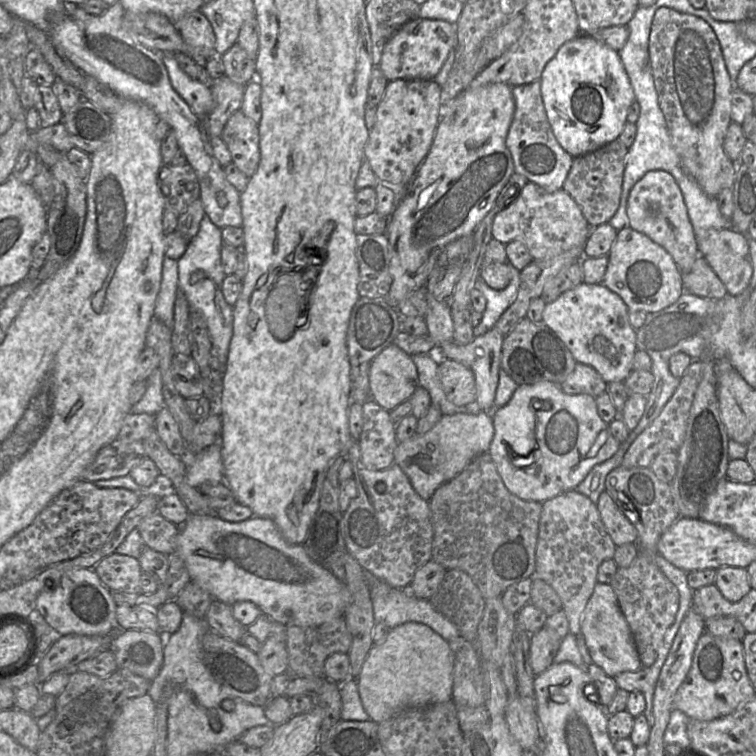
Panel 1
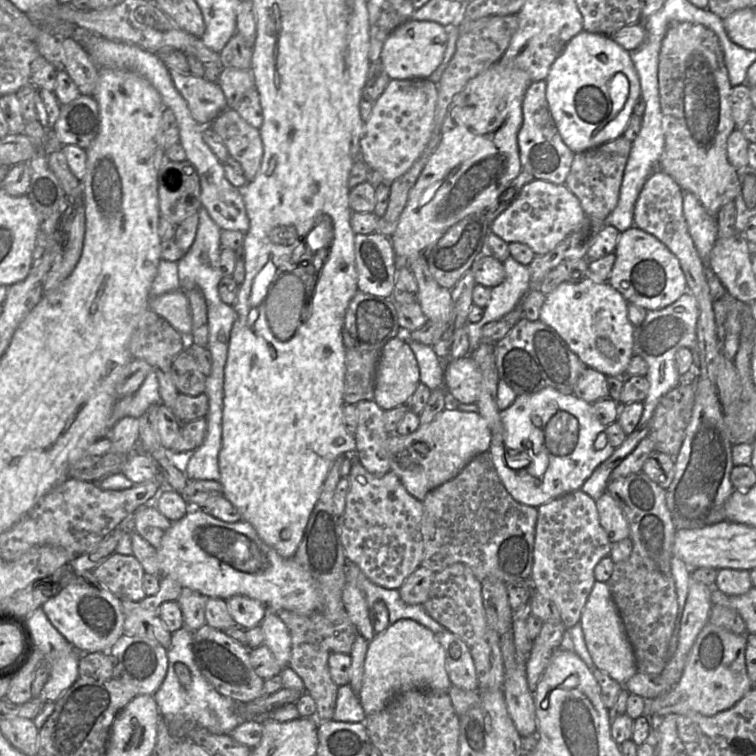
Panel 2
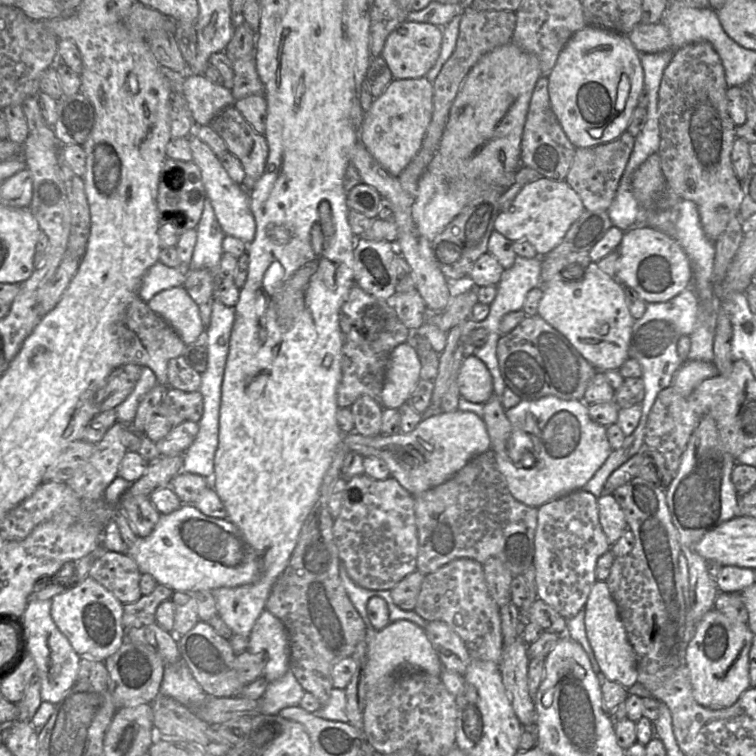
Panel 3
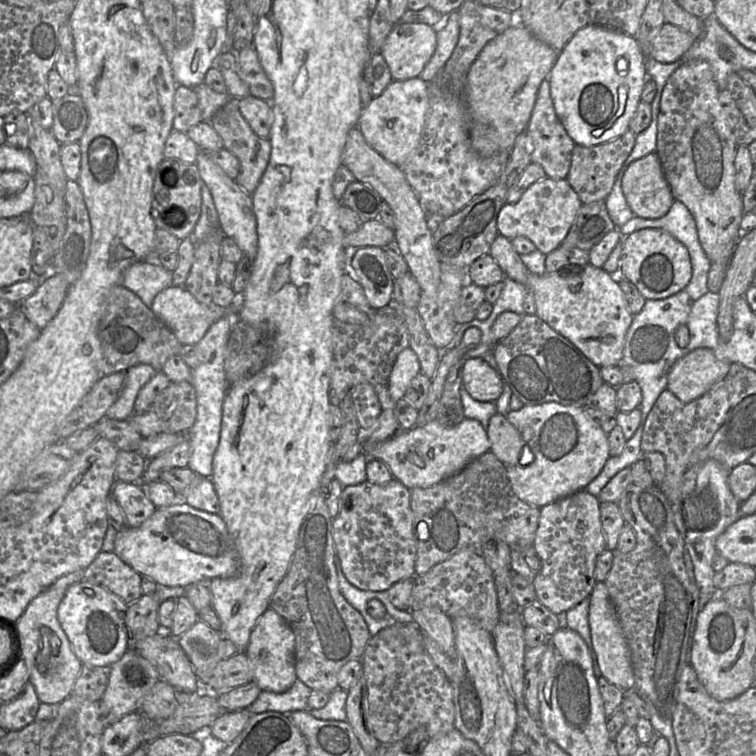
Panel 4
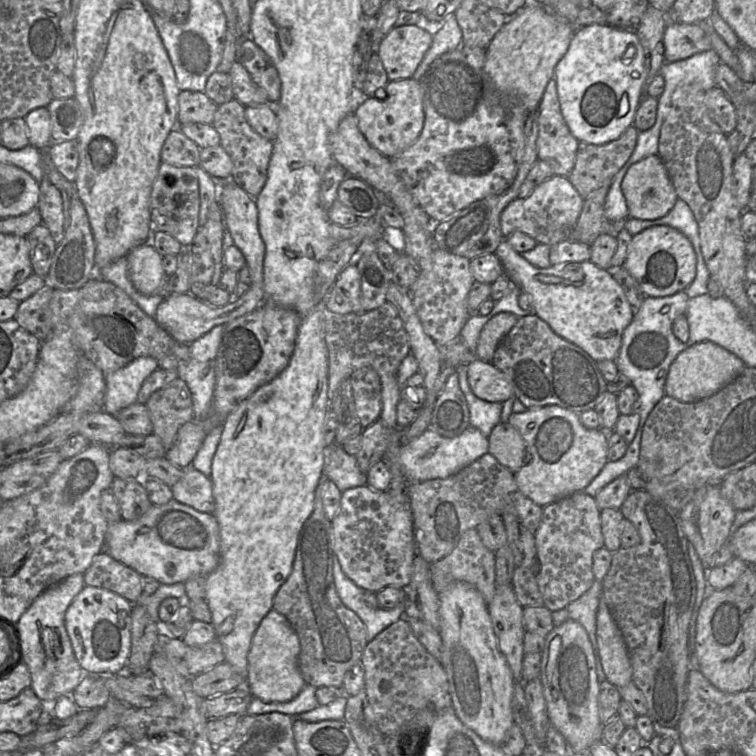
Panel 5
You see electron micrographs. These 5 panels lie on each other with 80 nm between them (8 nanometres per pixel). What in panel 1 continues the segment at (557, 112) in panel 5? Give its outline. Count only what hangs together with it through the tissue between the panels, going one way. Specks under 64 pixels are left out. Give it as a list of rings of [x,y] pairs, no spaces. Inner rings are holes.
[[[539,80],[512,87],[515,111],[506,137],[506,146],[514,162],[515,173],[525,176],[547,192],[561,190],[573,159],[557,141],[547,117]]]

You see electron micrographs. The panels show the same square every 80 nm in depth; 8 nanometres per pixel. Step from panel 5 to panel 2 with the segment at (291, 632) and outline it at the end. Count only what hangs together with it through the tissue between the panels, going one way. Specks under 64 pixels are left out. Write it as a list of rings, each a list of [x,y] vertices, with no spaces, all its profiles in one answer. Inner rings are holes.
[[[267,612],[260,627],[264,635],[263,644],[266,645],[280,666],[287,667],[291,656],[291,636],[286,625],[277,613]]]

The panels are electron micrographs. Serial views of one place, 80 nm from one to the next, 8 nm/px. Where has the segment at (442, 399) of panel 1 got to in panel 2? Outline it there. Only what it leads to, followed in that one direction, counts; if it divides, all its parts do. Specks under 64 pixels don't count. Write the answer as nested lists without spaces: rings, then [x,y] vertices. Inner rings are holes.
[[[408,341],[418,363],[420,383],[431,391],[444,386],[444,361],[436,355],[433,347]]]

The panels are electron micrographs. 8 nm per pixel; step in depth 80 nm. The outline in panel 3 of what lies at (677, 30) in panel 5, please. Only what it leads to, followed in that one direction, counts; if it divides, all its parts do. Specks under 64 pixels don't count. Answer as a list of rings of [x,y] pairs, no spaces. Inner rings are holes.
[[[662,22],[638,23],[627,37],[640,53],[657,53],[671,47],[669,30]]]

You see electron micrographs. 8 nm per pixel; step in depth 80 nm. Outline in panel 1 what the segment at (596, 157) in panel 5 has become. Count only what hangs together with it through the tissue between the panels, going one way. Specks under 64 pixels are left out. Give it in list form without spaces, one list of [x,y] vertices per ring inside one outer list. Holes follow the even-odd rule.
[[[616,139],[573,159],[562,189],[579,205],[591,228],[608,223],[619,208],[628,150]]]

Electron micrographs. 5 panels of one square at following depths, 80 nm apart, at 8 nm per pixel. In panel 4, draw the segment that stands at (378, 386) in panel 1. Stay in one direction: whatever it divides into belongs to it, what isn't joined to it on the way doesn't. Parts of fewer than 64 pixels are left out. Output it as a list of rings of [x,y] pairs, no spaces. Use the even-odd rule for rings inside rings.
[[[407,347],[397,356],[393,365],[388,389],[393,401],[397,402],[404,397],[404,394],[412,379],[421,373],[420,363],[415,352]]]

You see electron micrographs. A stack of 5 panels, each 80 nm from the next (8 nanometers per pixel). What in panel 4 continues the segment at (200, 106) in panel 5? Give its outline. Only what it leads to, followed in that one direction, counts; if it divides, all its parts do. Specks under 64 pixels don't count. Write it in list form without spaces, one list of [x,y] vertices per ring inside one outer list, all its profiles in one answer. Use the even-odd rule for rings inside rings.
[[[177,85],[174,96],[173,129],[186,133],[202,121],[195,91],[192,88]]]

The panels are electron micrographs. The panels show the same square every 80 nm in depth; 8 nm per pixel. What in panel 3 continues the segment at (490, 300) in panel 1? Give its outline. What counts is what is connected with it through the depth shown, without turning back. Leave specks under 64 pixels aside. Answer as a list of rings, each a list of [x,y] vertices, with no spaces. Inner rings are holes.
[[[517,255],[513,266],[509,269],[505,269],[501,276],[501,280],[497,285],[496,297],[490,304],[488,316],[482,321],[475,321],[469,318],[462,322],[461,343],[463,343],[464,346],[465,357],[474,355],[486,365],[493,378],[493,395],[499,400],[501,400],[503,392],[506,389],[506,384],[501,376],[496,355],[497,343],[502,335],[499,329],[500,322],[505,314],[523,309],[528,292],[541,285],[542,258],[543,257],[540,256],[525,258]],[[478,328],[485,328],[488,331],[486,343],[482,347],[475,347],[470,344],[470,338],[468,336],[472,330]]]

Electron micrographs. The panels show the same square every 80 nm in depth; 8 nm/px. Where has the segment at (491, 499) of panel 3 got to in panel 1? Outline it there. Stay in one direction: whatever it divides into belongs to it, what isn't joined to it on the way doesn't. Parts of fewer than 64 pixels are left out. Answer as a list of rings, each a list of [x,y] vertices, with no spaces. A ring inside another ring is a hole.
[[[489,452],[474,457],[462,472],[438,487],[428,503],[433,527],[431,560],[447,570],[466,572],[484,599],[501,597],[511,585],[534,576],[543,502],[522,500],[512,494],[498,474]]]

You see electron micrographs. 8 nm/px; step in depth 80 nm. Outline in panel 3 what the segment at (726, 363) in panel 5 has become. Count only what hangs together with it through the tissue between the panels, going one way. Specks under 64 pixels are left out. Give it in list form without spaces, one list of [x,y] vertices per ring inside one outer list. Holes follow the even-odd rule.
[[[686,360],[675,373],[672,386],[683,396],[690,395],[704,380],[719,375],[713,362]]]

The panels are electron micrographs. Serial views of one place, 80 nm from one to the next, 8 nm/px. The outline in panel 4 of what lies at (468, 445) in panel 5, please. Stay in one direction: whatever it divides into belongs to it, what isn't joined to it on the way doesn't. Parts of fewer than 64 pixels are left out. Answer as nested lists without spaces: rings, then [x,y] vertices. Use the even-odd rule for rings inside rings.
[[[469,418],[451,428],[444,427],[435,419],[383,442],[364,442],[363,439],[361,442],[362,454],[383,461],[394,479],[410,490],[438,484],[459,473],[470,461],[490,450],[486,429],[479,421]]]

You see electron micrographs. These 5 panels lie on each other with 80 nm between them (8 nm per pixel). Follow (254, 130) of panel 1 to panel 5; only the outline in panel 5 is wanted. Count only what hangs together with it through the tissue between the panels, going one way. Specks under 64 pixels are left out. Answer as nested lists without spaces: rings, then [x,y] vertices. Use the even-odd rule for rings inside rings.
[[[236,99],[218,106],[212,126],[220,136],[220,146],[227,152],[233,162],[230,180],[255,199],[267,180],[273,142],[253,130],[245,117],[245,106]]]

